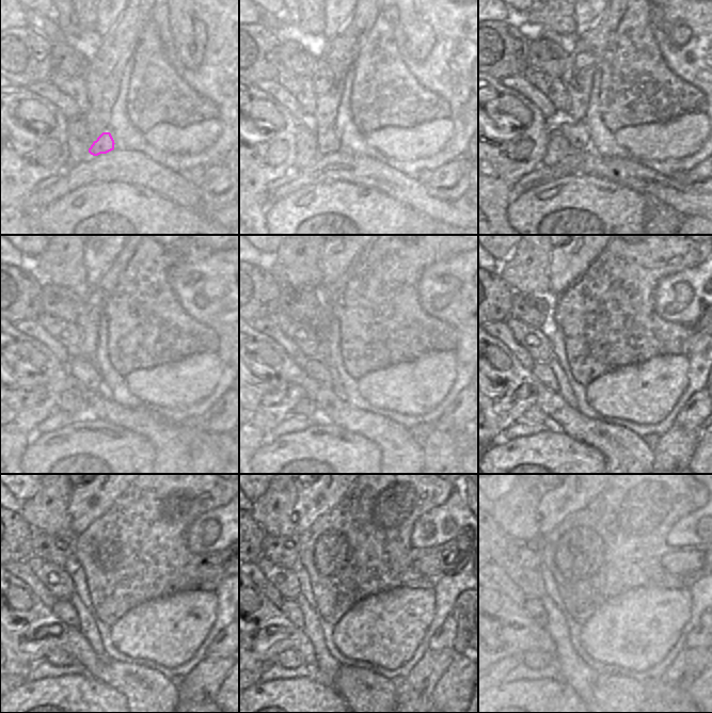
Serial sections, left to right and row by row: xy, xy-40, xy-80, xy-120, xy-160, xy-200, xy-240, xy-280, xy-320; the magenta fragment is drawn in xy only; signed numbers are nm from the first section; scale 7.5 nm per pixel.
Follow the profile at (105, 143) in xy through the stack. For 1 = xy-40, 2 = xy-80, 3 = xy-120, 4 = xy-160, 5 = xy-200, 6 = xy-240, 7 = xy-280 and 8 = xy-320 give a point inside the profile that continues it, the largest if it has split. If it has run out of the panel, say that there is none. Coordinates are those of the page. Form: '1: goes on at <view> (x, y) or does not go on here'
1: goes on at xy-40 (337, 141)
2: goes on at xy-80 (576, 136)
3: goes on at xy-120 (82, 370)
4: goes on at xy-160 (317, 371)
5: goes on at xy-200 (543, 373)
6: goes on at xy-240 (63, 609)
7: goes on at xy-280 (290, 607)
8: goes on at xy-320 (528, 605)

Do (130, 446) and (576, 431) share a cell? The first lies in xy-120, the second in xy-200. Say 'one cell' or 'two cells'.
two cells

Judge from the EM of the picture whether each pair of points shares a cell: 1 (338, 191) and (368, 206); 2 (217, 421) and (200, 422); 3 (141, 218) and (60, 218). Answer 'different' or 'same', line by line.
1: same
2: same
3: same

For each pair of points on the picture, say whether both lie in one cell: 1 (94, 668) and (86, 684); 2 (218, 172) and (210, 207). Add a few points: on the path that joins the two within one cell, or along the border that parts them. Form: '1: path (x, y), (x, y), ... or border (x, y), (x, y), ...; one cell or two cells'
1: border (88, 672), (113, 687); two cells
2: path (217, 180), (209, 191), (210, 199); one cell

